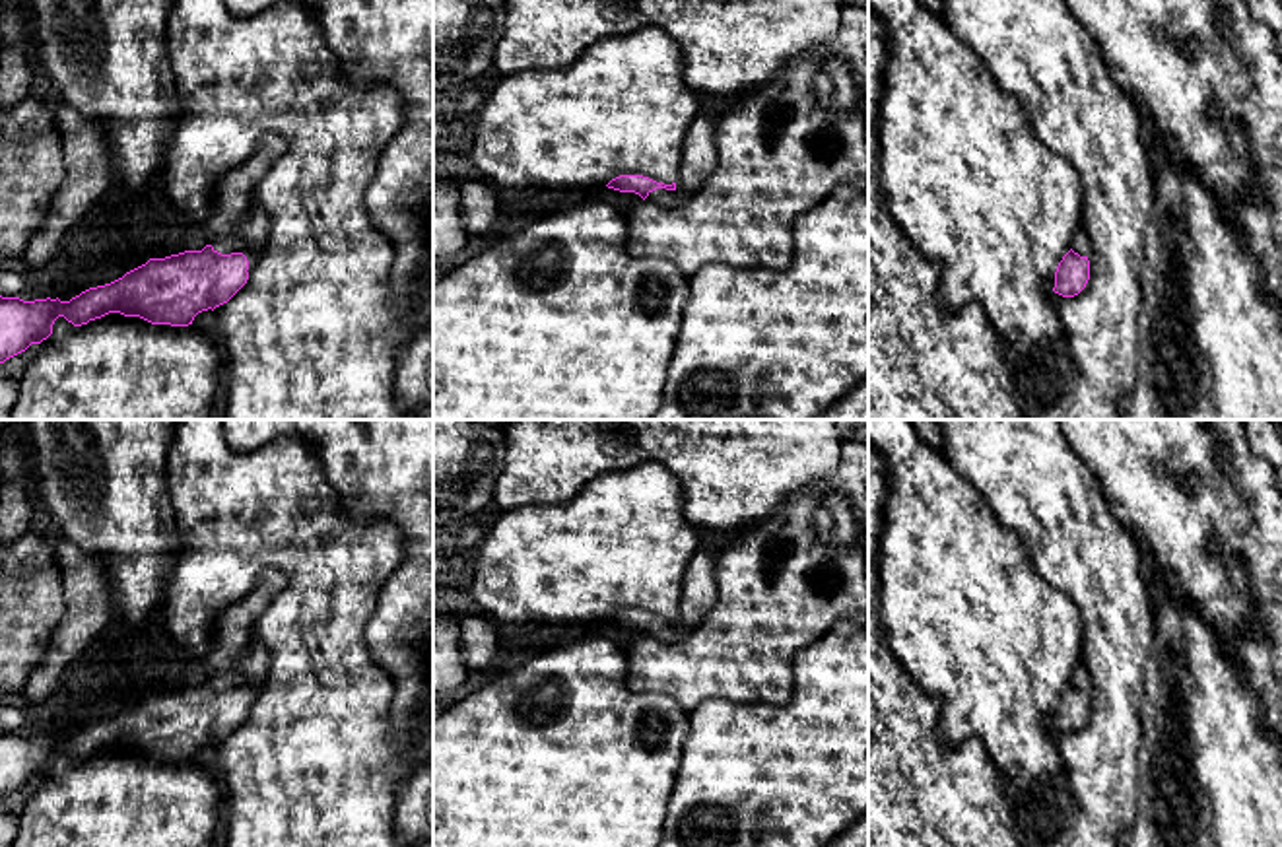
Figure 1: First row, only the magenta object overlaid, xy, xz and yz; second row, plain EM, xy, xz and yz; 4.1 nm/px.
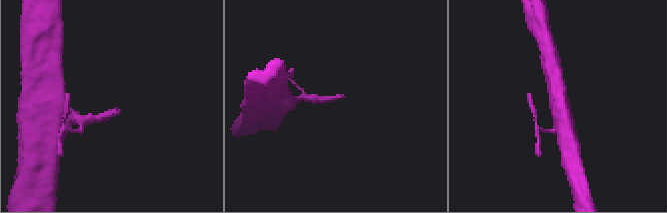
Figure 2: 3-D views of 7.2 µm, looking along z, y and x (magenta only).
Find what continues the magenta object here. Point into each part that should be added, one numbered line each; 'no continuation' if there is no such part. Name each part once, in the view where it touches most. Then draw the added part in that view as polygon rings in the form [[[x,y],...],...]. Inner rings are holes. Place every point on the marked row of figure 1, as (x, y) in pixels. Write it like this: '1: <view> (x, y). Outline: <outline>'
1: xy (249, 239). Outline: [[[251,206],[241,229],[235,235],[212,239],[212,247],[221,254],[243,253],[249,262],[254,262],[264,249],[268,231],[266,212],[260,206]]]

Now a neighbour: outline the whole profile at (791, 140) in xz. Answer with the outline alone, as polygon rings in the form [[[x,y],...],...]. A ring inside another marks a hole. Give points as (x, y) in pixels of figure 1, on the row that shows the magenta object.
[[[833,43],[814,45],[767,82],[752,87],[715,124],[717,171],[682,204],[643,200],[625,212],[624,247],[635,258],[666,258],[686,276],[709,262],[740,268],[783,270],[794,253],[794,220],[824,202],[837,186],[866,190],[868,185],[868,62],[847,60]]]

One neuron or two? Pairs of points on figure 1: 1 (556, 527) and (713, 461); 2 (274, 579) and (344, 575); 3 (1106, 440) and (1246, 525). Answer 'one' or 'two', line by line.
1: two
2: two
3: one

